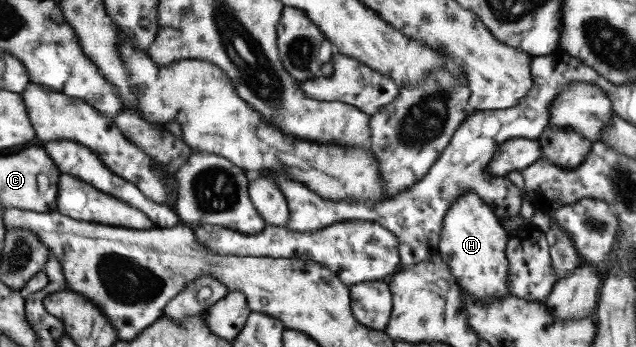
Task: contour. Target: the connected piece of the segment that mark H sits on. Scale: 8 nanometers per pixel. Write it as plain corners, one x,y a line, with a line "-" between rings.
472,191
454,199
442,219
442,229
438,240
436,255
448,266
456,283
473,297
473,300
487,302
507,296
507,268
505,247
508,233
503,229
488,205

